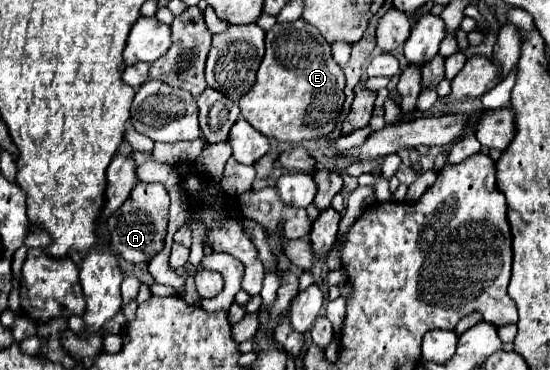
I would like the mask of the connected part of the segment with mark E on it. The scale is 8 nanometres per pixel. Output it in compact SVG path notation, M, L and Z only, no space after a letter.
M297 19L295 23L275 23L265 35L265 47L267 51L257 71L257 81L251 91L245 93L239 101L243 119L265 137L287 143L301 143L307 139L319 139L329 135L335 129L337 117L345 101L345 77L341 67L333 61L331 45L321 37L321 33L313 25L303 19Z

